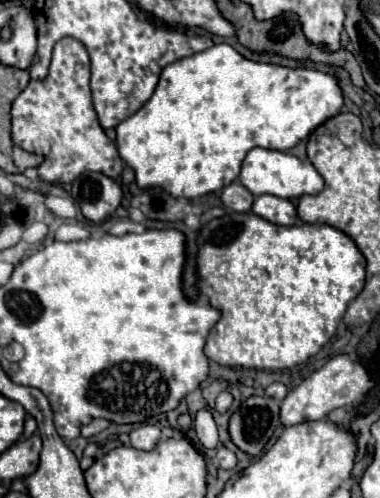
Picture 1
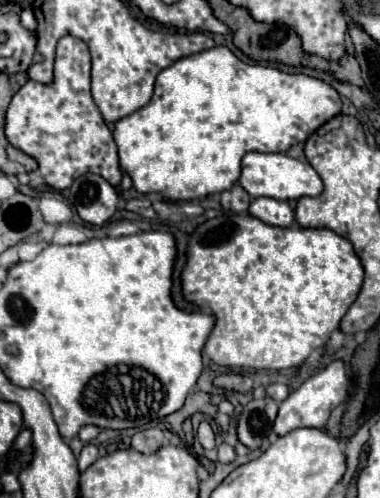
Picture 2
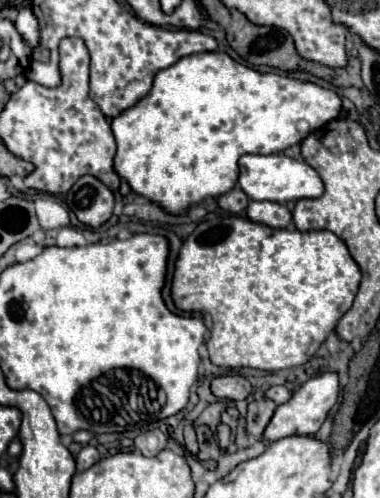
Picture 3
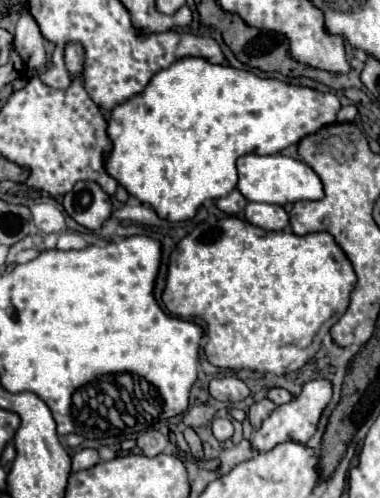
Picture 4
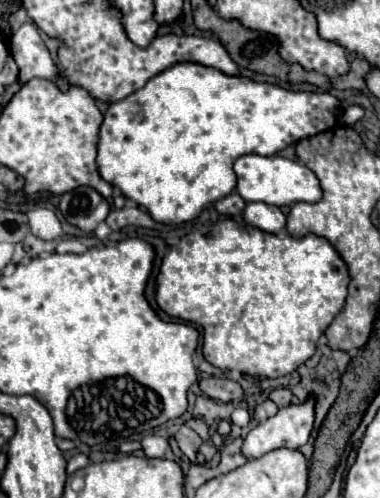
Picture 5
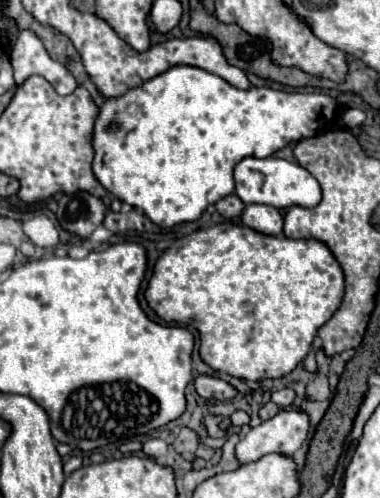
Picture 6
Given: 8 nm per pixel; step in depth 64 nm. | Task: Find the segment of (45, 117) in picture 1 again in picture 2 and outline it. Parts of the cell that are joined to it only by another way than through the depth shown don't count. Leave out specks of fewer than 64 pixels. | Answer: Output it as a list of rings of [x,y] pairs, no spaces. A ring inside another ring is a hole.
[[[64,36],[56,48],[54,82],[38,84],[28,80],[12,96],[6,110],[4,134],[14,148],[38,162],[38,170],[30,174],[28,182],[32,188],[48,187],[62,192],[86,172],[98,174],[118,188],[122,172],[116,144],[108,124],[92,100],[90,85],[91,56],[87,45],[74,36]]]

